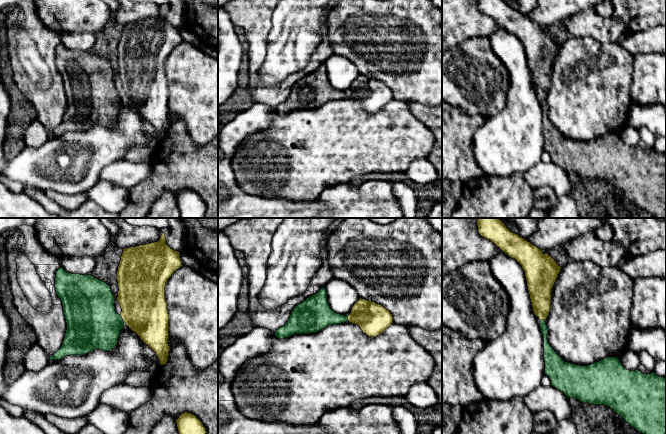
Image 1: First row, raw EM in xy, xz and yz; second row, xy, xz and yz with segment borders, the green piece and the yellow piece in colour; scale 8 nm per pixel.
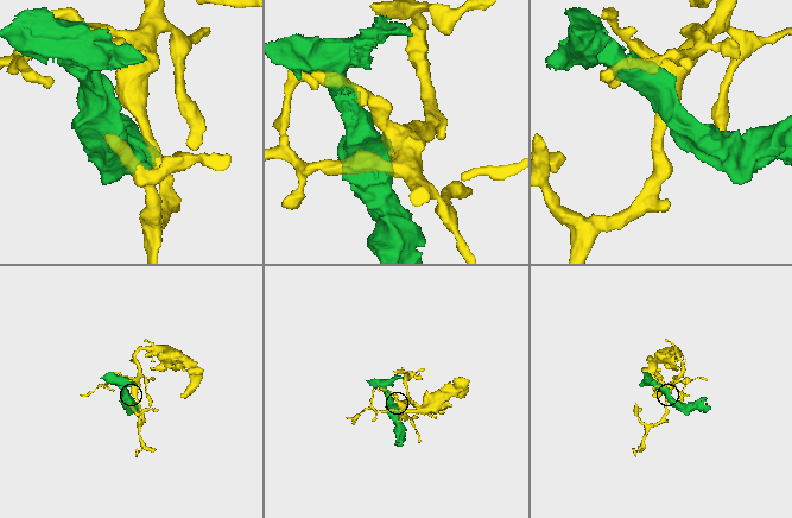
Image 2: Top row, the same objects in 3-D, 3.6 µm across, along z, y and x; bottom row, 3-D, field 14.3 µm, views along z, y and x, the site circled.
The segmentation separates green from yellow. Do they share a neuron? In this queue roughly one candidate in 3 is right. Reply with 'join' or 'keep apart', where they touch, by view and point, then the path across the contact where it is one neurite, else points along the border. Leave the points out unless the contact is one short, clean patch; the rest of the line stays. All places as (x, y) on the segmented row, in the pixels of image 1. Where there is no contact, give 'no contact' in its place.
keep apart; meets green in xy at (121, 318); border along xy (120, 315), (124, 321)

